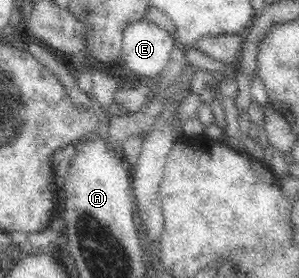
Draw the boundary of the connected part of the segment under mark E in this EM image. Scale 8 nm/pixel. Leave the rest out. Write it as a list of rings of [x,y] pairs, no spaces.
[[[143,18],[131,21],[122,31],[122,46],[119,58],[125,60],[125,66],[129,70],[133,70],[133,74],[141,74],[141,76],[155,76],[163,72],[175,46],[167,30],[153,21]]]

